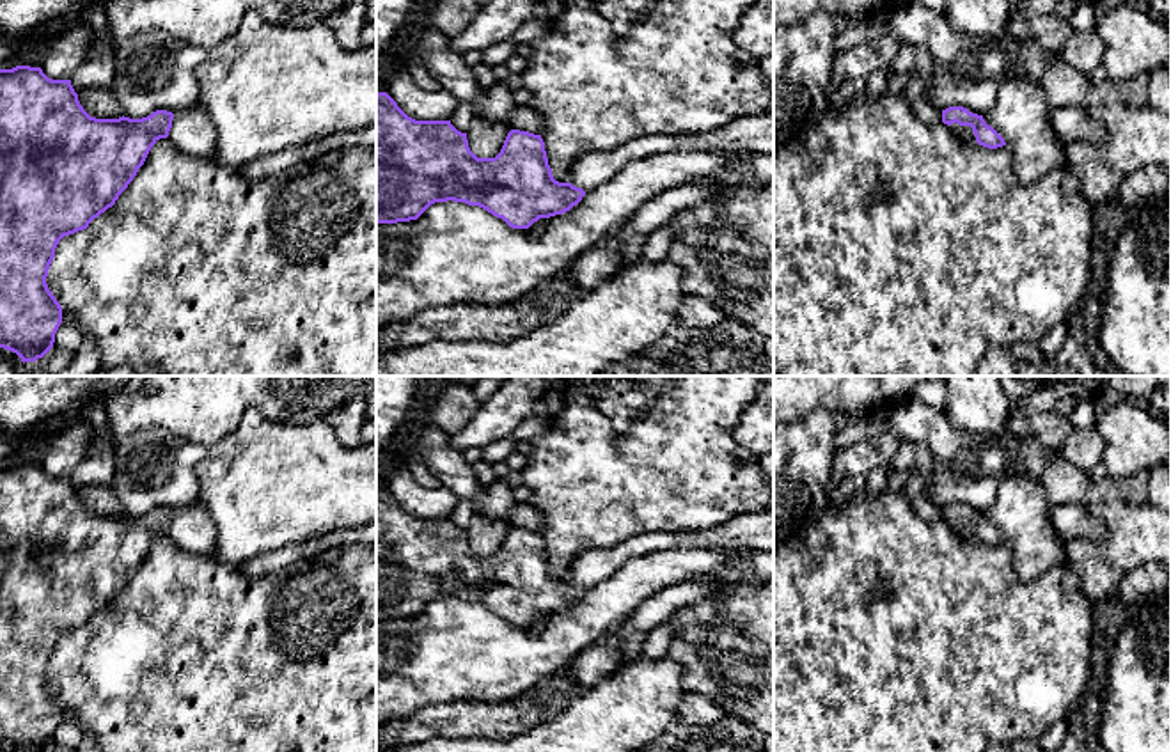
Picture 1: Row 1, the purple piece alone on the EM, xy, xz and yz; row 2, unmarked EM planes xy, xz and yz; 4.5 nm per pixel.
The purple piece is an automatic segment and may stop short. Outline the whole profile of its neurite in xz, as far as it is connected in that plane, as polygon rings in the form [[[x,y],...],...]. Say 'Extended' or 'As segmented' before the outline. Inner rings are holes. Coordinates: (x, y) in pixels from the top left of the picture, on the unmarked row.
Extended. [[[376,491],[376,621],[417,617],[435,599],[479,603],[513,626],[529,626],[539,615],[562,612],[582,594],[610,578],[633,557],[662,550],[774,552],[774,507],[740,514],[715,529],[696,532],[648,532],[607,550],[582,553],[568,580],[552,573],[541,532],[511,527],[495,555],[477,555],[451,518],[415,518],[387,491]]]

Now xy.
Extended. [[[30,463],[0,466],[0,745],[16,752],[53,745],[62,704],[46,674],[59,638],[115,601],[160,536],[215,559],[216,527],[199,502],[142,516],[96,516],[80,502],[71,477],[51,477]]]

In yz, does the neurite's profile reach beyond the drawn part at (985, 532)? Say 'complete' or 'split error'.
split error

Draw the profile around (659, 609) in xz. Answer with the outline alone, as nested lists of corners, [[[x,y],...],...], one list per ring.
[[[688,580],[655,594],[619,628],[621,667],[637,660],[642,654],[641,649],[648,633],[662,623],[671,621],[680,608],[708,599],[713,594],[738,589],[743,589],[743,585],[719,580]]]

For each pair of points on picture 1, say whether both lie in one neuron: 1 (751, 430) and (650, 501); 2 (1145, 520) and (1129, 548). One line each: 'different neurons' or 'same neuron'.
1: different neurons
2: same neuron

